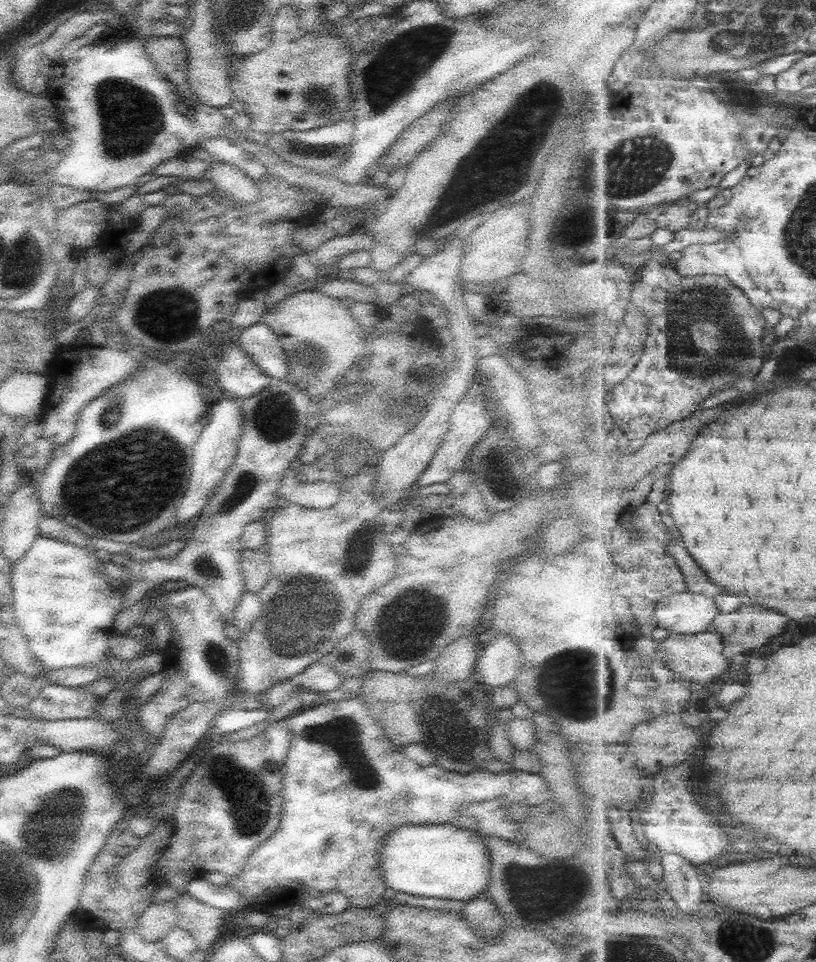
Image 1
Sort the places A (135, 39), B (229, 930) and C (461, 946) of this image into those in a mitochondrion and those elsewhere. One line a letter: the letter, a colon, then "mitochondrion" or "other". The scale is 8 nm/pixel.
A: other
B: other
C: mitochondrion

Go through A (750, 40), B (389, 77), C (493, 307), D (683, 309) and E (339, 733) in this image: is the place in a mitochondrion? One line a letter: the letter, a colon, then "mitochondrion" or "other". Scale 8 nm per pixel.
A: mitochondrion
B: mitochondrion
C: other
D: mitochondrion
E: mitochondrion

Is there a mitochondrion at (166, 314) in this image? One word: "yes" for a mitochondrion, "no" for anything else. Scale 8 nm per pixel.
yes

